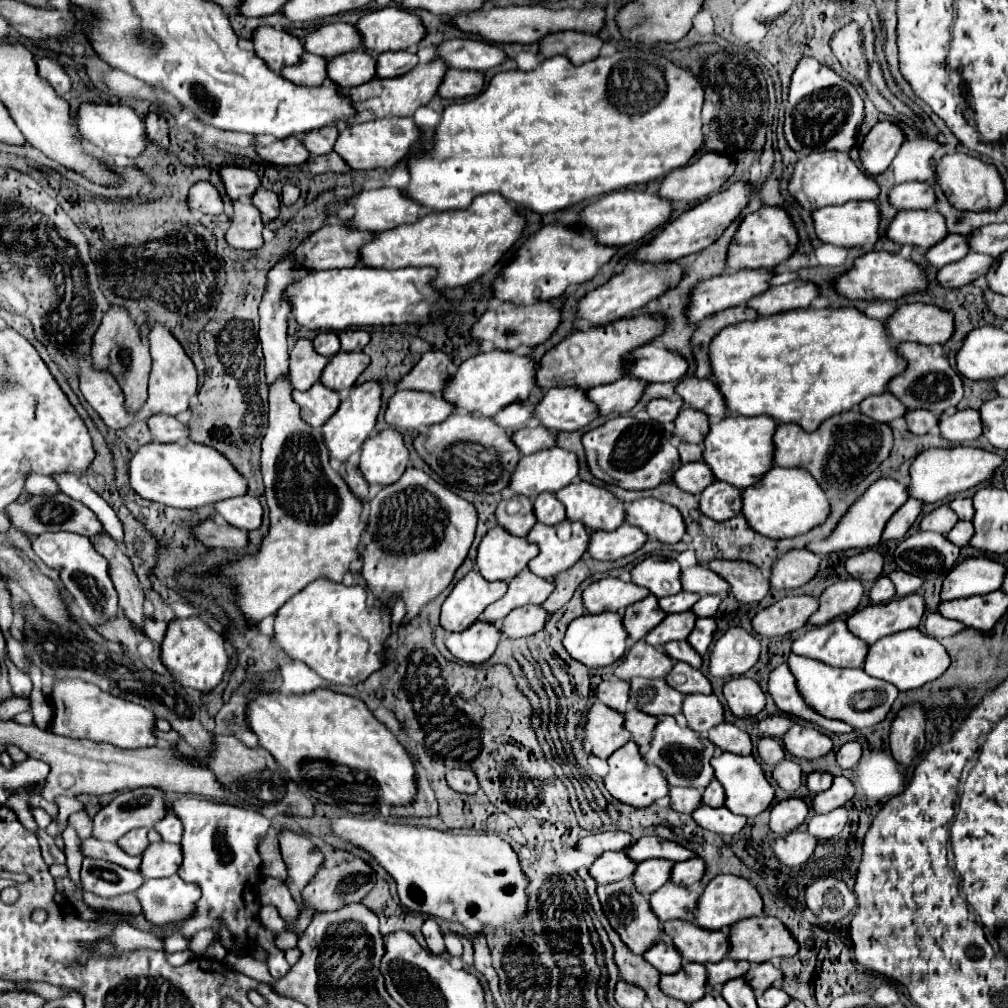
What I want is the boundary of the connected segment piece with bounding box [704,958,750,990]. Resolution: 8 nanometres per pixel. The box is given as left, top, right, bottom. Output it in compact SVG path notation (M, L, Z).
M724 958L716 964L704 964L708 972L708 990L716 984L724 984L736 976L744 976L748 972L748 962L734 962L730 958Z

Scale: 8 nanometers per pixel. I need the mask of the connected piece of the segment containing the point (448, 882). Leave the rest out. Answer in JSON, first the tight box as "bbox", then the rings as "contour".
{"bbox":[330,816,526,926],"contour":[[[342,816],[342,818],[336,818],[332,820],[330,824],[332,832],[346,844],[350,846],[356,846],[364,852],[368,852],[370,856],[374,856],[378,860],[378,864],[396,880],[396,886],[398,886],[398,896],[400,896],[400,902],[408,908],[408,910],[414,910],[414,912],[422,912],[422,914],[428,914],[428,916],[436,916],[436,918],[442,918],[442,920],[456,920],[460,924],[464,924],[468,918],[476,918],[480,920],[482,924],[490,924],[490,926],[504,926],[506,922],[510,920],[518,920],[526,914],[526,876],[522,874],[522,868],[520,868],[520,862],[518,862],[518,856],[516,852],[510,848],[508,842],[504,842],[498,834],[450,834],[450,832],[438,832],[438,830],[432,830],[432,828],[426,828],[426,826],[410,826],[410,824],[388,824],[388,822],[382,822],[378,818],[360,818],[360,816]]]}

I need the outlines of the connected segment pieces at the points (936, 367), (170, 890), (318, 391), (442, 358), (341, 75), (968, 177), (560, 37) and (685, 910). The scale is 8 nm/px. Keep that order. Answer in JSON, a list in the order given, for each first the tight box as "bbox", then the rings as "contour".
[{"bbox":[888,342,964,416],"contour":[[[904,342],[896,346],[896,352],[906,360],[906,368],[904,372],[900,372],[900,376],[896,376],[894,380],[890,380],[888,390],[890,394],[894,394],[908,410],[916,410],[916,408],[924,408],[934,412],[936,416],[940,416],[944,410],[954,408],[964,394],[964,386],[960,376],[950,368],[946,356],[934,356],[932,350],[924,344],[916,344],[916,342]]]},{"bbox":[136,874,200,924],"contour":[[[178,874],[160,880],[146,880],[136,898],[142,906],[142,914],[152,924],[168,924],[174,912],[182,910],[182,920],[192,916],[196,910],[196,900],[200,900],[200,886],[186,884]]]},{"bbox":[292,382,340,428],"contour":[[[320,382],[306,392],[294,390],[292,398],[302,410],[302,420],[314,428],[322,426],[324,420],[328,420],[328,416],[332,416],[332,412],[336,412],[340,406],[340,394],[322,386]]]},{"bbox":[396,350,450,396],"contour":[[[430,350],[406,376],[396,382],[396,390],[416,390],[438,396],[448,380],[448,364],[450,356],[440,350]]]},{"bbox":[328,50,376,88],"contour":[[[362,50],[348,52],[344,56],[332,58],[328,64],[328,78],[340,88],[360,86],[376,76],[376,60]]]},{"bbox":[936,152,1006,212],"contour":[[[962,152],[946,154],[940,158],[940,162],[936,164],[936,182],[942,188],[942,192],[946,194],[948,202],[962,212],[966,212],[966,210],[974,210],[974,212],[996,210],[1006,200],[1004,184],[1002,184],[998,170],[994,166],[984,164],[978,158],[972,158]]]},{"bbox":[540,32,604,66],"contour":[[[552,32],[540,40],[540,54],[544,58],[552,58],[556,54],[566,56],[572,64],[580,66],[598,58],[600,46],[604,44],[602,38],[584,32]]]},{"bbox":[650,882,698,922],"contour":[[[668,882],[650,896],[650,906],[660,922],[666,922],[672,918],[694,920],[696,900],[698,900],[696,892]]]}]

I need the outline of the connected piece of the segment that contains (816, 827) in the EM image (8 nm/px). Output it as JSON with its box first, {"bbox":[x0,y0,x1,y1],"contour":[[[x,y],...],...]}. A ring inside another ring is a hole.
{"bbox":[808,808,848,842],"contour":[[[836,808],[836,810],[832,810],[830,814],[814,814],[814,816],[808,820],[808,832],[810,832],[818,842],[830,840],[830,838],[834,838],[834,836],[844,828],[846,818],[848,818],[846,808]]]}

